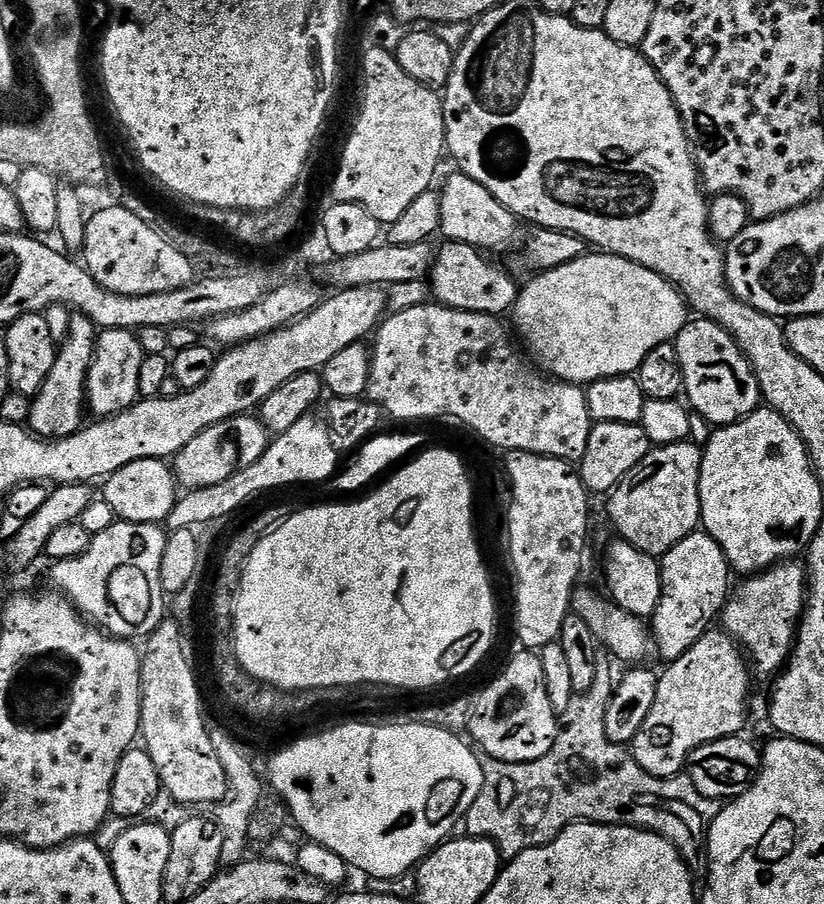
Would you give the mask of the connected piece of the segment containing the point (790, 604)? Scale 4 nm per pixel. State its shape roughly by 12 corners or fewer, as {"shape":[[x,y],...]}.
{"shape":[[781,562],[724,605],[723,631],[775,677],[806,603],[806,568]]}

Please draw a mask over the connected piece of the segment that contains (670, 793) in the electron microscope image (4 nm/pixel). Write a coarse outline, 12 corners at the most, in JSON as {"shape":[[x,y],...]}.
{"shape":[[614,676],[542,758],[480,756],[469,836],[511,858],[577,822],[657,832],[707,869],[721,805],[606,738]]}

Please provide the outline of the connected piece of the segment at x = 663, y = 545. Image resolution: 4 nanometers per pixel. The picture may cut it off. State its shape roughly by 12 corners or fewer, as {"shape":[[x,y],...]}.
{"shape":[[701,445],[653,447],[607,497],[659,558],[701,527]]}

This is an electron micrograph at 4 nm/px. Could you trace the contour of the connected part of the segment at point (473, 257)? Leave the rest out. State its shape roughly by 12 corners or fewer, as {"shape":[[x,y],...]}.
{"shape":[[469,244],[439,245],[435,303],[497,318],[518,283]]}

